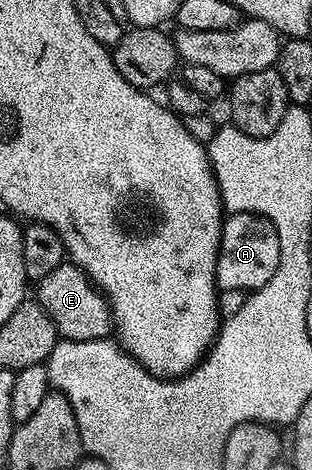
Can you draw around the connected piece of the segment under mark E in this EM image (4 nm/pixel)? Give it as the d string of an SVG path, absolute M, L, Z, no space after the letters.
M71 261L60 263L58 269L39 279L34 287L34 298L54 321L60 339L90 341L106 339L113 334L112 309L104 298L104 292L97 288L81 267Z

